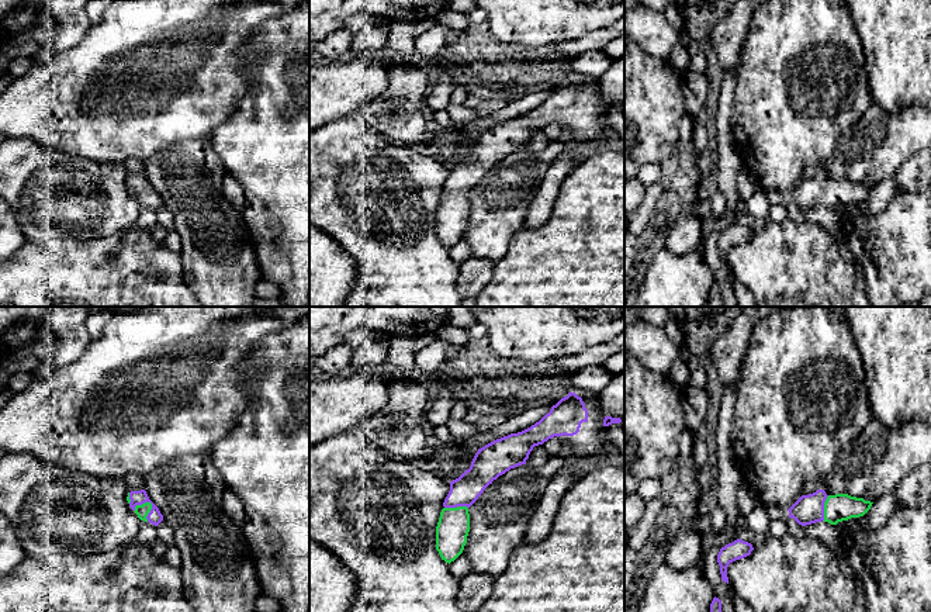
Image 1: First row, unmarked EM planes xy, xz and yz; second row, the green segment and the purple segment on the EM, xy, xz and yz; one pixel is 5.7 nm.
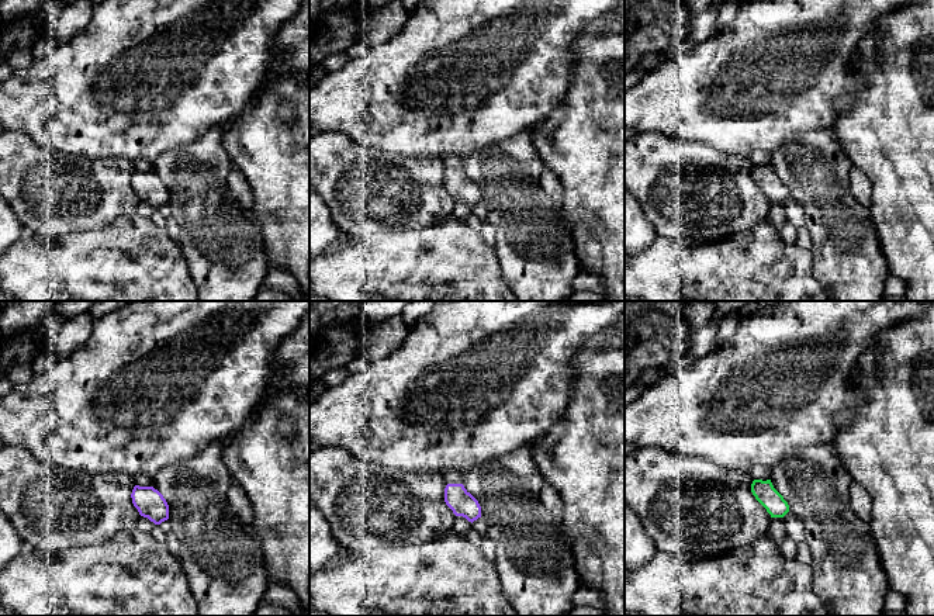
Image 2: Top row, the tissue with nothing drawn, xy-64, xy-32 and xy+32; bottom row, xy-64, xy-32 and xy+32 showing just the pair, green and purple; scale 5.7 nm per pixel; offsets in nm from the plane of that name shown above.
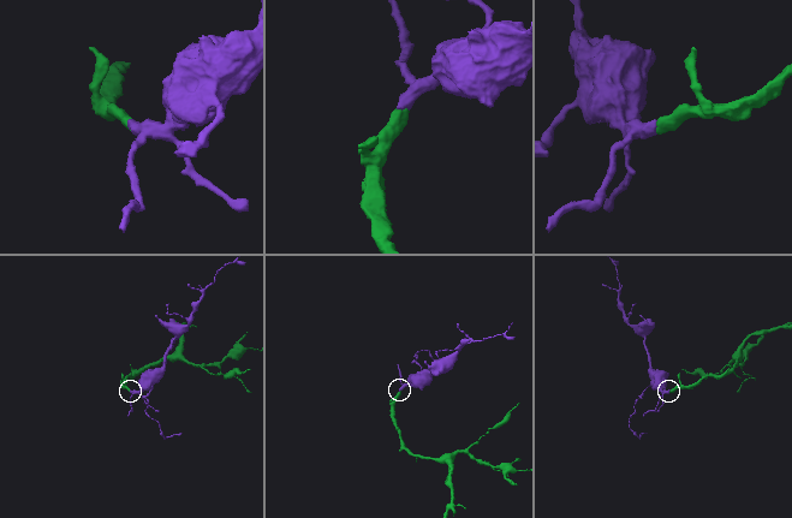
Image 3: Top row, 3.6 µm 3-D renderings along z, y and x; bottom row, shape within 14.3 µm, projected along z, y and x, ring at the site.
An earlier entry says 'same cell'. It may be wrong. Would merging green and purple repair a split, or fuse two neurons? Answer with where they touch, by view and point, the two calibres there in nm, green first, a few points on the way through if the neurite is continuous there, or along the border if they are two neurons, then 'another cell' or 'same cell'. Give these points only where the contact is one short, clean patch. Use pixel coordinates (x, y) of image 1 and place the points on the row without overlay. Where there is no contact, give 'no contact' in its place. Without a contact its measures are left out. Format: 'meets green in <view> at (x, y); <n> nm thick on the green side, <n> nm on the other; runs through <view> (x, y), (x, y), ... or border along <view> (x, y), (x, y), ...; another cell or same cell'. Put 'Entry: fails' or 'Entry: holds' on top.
Entry: holds
meets green in xy at (151, 190); 70 nm thick on the green side, 80 nm on the other; runs through xy (142, 196), (151, 190), (137, 182); same cell

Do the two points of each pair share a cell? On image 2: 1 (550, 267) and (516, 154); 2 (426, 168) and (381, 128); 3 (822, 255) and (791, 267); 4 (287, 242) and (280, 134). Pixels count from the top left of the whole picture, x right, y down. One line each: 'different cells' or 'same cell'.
1: same cell
2: different cells
3: different cells
4: same cell

